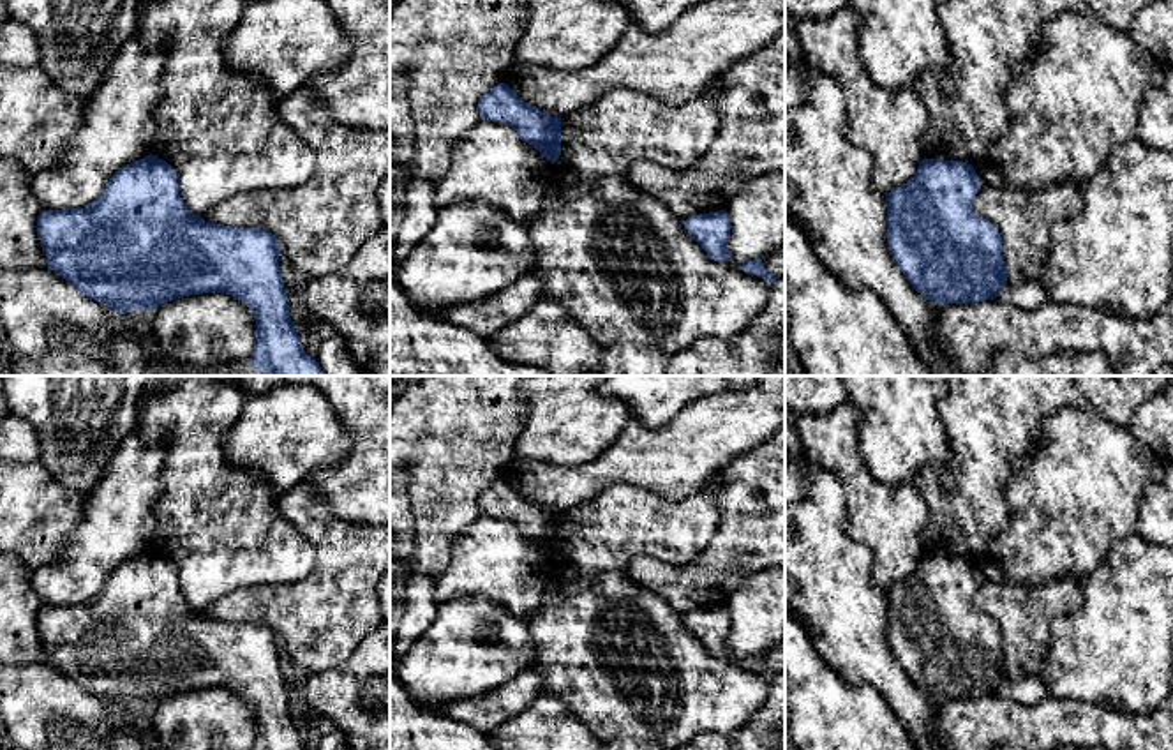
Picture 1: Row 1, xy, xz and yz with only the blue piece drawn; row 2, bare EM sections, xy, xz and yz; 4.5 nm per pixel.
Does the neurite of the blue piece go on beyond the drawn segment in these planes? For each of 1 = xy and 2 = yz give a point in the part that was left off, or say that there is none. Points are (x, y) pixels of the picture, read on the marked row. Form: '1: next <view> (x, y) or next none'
1: next none
2: next none

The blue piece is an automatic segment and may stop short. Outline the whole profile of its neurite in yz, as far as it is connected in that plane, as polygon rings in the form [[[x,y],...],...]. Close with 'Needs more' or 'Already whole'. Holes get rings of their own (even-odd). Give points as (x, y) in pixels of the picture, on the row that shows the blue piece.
[[[923,159],[915,175],[885,198],[889,252],[912,288],[933,305],[995,300],[1007,284],[1002,236],[972,208],[981,185],[972,164]]]. Already whole

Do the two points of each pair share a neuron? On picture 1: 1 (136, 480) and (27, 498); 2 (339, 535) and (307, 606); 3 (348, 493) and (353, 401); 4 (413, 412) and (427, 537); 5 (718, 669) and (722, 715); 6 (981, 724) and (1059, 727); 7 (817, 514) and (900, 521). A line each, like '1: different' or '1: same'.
1: different
2: same
3: same
4: same
5: same
6: same
7: different

